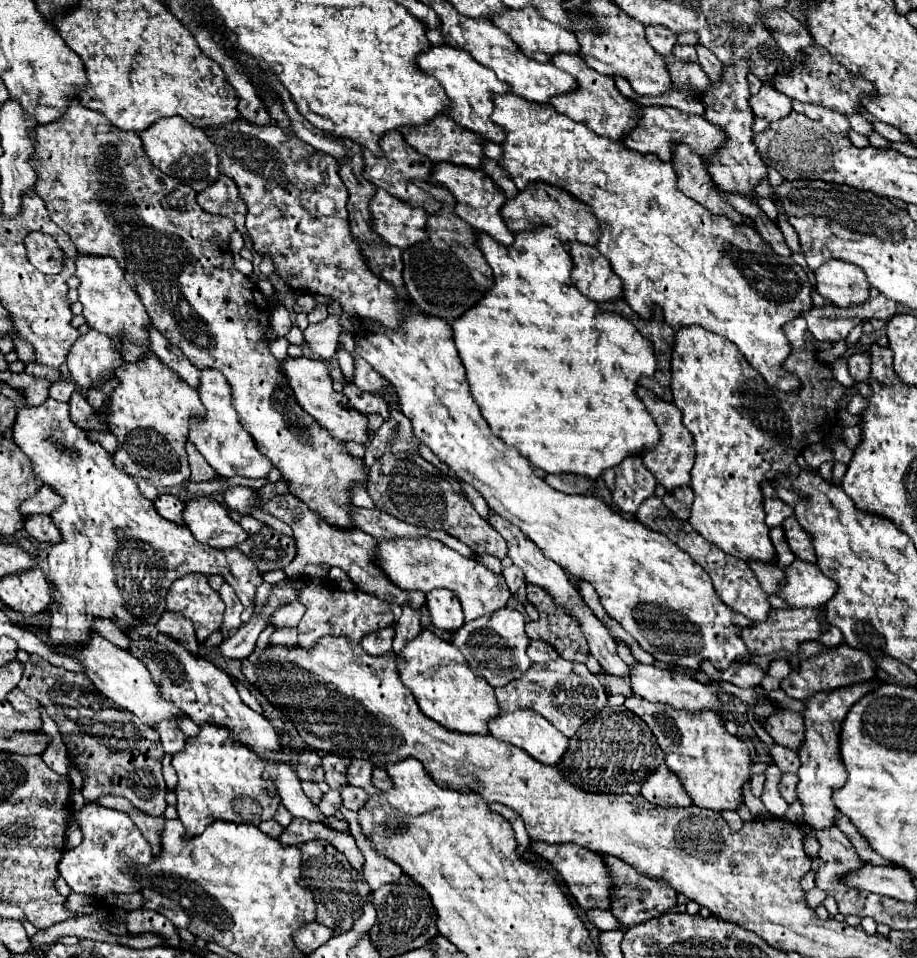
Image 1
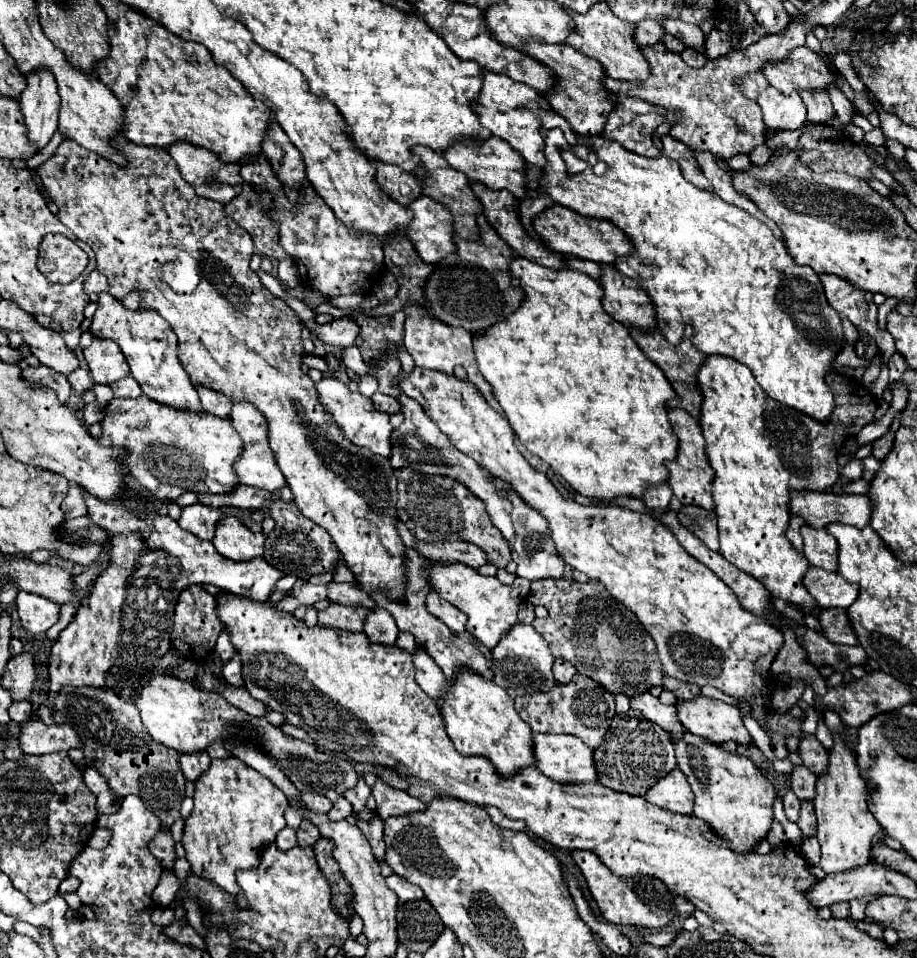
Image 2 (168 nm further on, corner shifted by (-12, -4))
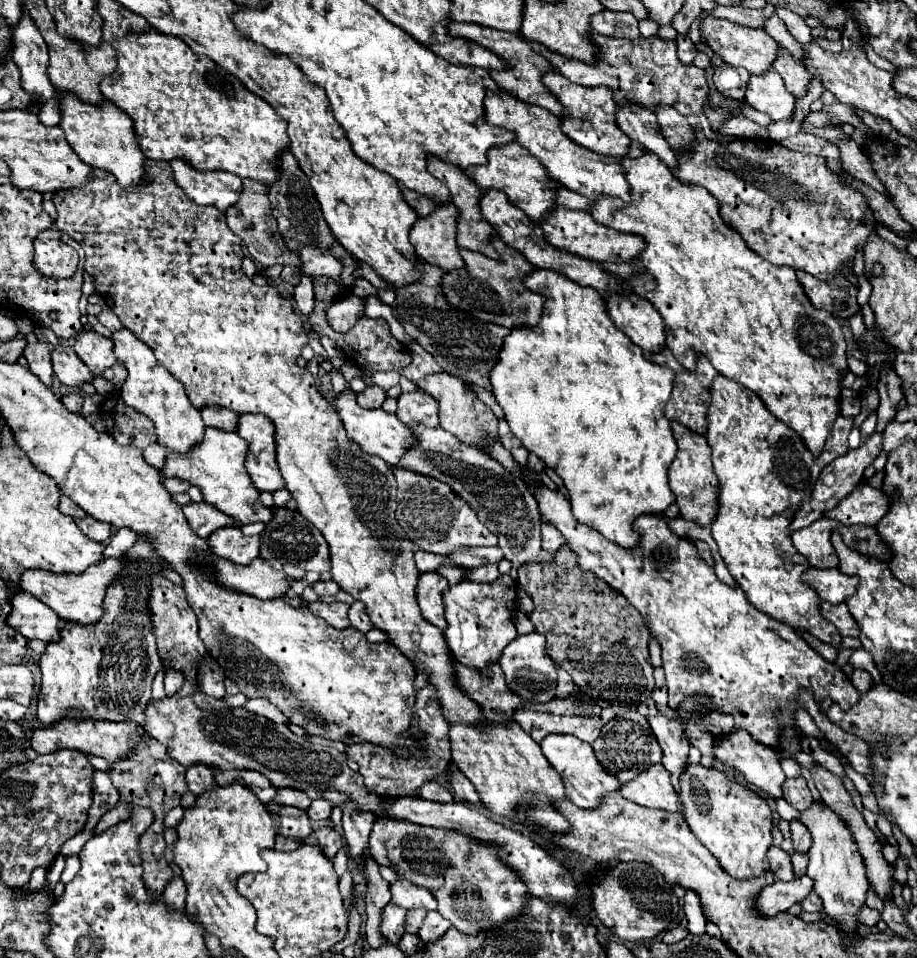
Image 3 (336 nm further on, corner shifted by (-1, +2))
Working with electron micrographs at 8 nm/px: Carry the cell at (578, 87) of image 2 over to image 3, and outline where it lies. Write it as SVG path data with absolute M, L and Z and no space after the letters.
M450 22L448 24L448 34L454 38L464 38L468 42L480 44L484 48L488 48L490 52L494 52L498 58L502 58L506 62L508 68L504 70L490 70L492 80L498 84L498 88L506 90L508 94L512 94L514 98L528 102L528 104L536 104L542 106L546 110L552 110L552 114L558 116L560 112L560 102L556 102L556 98L552 98L552 94L548 94L548 90L544 90L544 84L540 82L540 74L542 72L550 72L552 66L546 58L540 58L540 54L530 50L530 44L516 32L516 34L508 34L508 32L500 32L500 30L488 30L484 26L472 26L466 22Z

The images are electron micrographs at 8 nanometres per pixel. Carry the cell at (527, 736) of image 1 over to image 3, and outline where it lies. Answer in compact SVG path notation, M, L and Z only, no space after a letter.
M548 734L548 738L544 738L540 748L542 748L542 754L548 758L548 762L552 764L552 768L562 776L562 782L568 790L568 798L580 808L586 808L586 810L598 808L604 802L604 796L608 792L616 792L622 786L616 776L612 776L604 766L600 766L592 746L574 736Z

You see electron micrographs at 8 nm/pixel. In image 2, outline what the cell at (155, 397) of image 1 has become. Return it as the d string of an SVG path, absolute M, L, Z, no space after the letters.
M141 394L139 398L111 400L105 406L101 430L99 444L123 448L125 460L121 464L129 470L129 478L159 500L177 500L185 492L223 494L237 484L233 462L243 444L229 418L171 408Z

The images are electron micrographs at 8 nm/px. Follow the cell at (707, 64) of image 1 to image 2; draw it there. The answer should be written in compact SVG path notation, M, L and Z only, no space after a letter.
M665 20L665 22L661 22L661 26L669 34L679 38L687 48L695 48L701 54L705 54L705 34L703 34L703 30L699 26L687 24L687 22L679 22L679 20Z

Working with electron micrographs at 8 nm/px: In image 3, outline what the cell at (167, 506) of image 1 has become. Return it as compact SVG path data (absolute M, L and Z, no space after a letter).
M192 502L188 506L182 506L182 510L186 514L188 524L196 534L200 534L200 538L208 538L212 532L236 524L232 518L228 518L228 514L216 510L216 506L208 506L206 502Z

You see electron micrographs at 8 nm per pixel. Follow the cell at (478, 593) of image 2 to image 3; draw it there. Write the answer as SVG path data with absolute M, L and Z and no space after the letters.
M500 576L496 582L476 584L462 580L446 592L446 642L454 658L478 672L500 660L502 650L518 636L514 626L516 614L516 584L510 576Z

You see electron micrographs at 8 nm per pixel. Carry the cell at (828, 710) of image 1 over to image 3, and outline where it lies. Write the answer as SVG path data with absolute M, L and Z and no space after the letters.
M784 798L776 799L776 810L782 820L800 820L804 824L812 838L812 846L809 850L808 876L814 880L814 892L822 898L824 914L838 924L838 930L846 938L858 936L858 912L866 904L866 892L868 892L868 880L864 874L864 862L860 858L860 852L856 850L856 842L852 842L852 834L848 834L848 828L840 818L828 810L824 804L812 804L808 810L798 812L794 810Z

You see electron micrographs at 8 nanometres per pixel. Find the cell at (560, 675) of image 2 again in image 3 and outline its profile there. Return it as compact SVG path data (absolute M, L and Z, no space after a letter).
M558 668L558 684L556 684L556 698L568 698L576 692L576 686L572 682L572 678L568 676L568 672L564 672L562 668Z

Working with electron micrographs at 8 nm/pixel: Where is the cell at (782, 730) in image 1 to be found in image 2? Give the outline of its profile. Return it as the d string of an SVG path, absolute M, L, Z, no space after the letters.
M807 734L807 736L801 736L801 742L799 742L799 756L803 760L803 764L813 772L823 772L823 764L827 764L827 750L823 748L823 744Z

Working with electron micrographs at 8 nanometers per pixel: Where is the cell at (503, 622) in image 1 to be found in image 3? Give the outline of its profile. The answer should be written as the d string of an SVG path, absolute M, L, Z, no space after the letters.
M526 634L518 636L514 642L510 642L504 648L504 654L500 658L500 668L504 670L508 686L520 694L524 700L536 700L536 702L550 702L556 696L556 664L546 654L546 640L542 634Z

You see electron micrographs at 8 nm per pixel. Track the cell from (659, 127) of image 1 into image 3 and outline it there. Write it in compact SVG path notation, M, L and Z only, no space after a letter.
M548 72L542 74L542 84L558 98L558 102L562 104L562 114L560 114L560 122L562 122L562 132L572 138L572 142L596 152L596 154L604 154L604 156L616 156L622 158L628 154L628 146L630 140L626 138L624 132L620 132L620 128L614 122L614 114L616 114L616 102L612 98L612 92L608 88L588 88L588 86L578 86L568 82L564 76L560 76L558 72Z

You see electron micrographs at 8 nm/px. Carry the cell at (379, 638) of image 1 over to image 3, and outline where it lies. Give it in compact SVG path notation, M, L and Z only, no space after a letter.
M354 602L354 604L350 606L348 616L350 616L352 628L360 630L362 634L366 634L366 632L372 628L372 622L370 622L370 618L368 618L368 614L366 614L366 610L364 610L364 604L362 604L362 602Z

